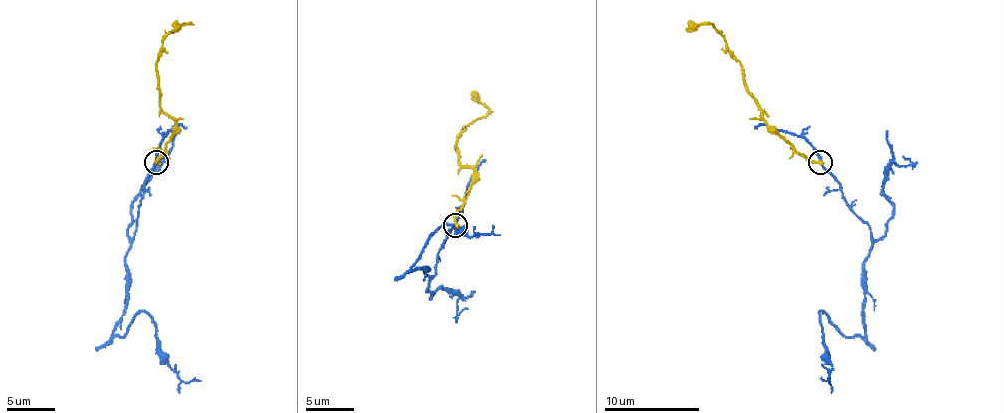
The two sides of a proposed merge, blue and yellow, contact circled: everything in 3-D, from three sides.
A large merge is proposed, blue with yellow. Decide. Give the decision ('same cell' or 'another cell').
another cell

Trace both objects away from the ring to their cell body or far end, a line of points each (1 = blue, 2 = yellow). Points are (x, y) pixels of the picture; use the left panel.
1: (155, 162), (114, 334), (143, 311), (159, 358), (181, 380), (193, 378)
2: (157, 162), (174, 134), (174, 124), (159, 105), (157, 62), (162, 40), (183, 23), (188, 23), (174, 31)

